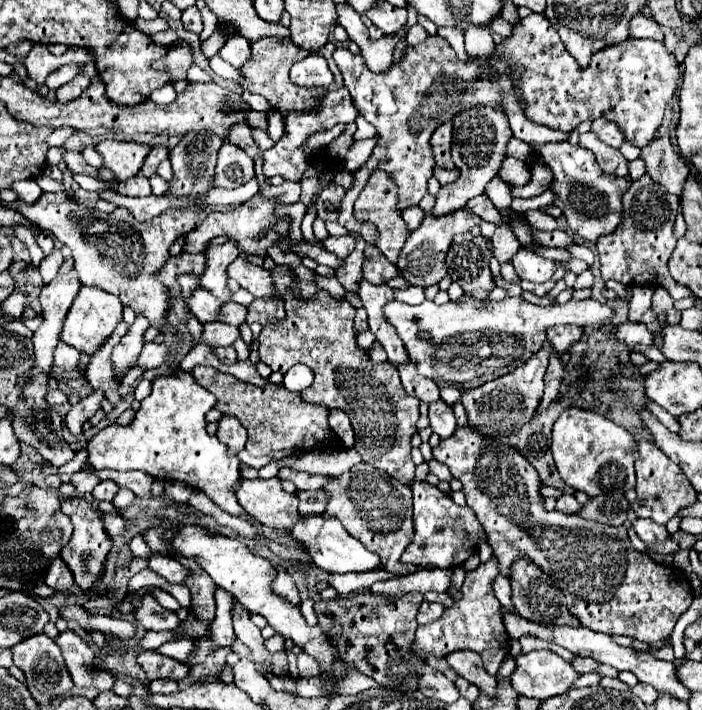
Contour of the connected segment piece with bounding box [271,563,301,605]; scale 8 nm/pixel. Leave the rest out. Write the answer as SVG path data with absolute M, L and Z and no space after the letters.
M273 563L273 565L275 565L277 575L275 575L275 583L271 589L275 589L275 593L279 593L281 597L287 597L287 601L291 601L293 605L299 605L301 599L299 599L299 591L295 587L293 577L287 573L287 569L283 565L277 565L277 563Z

